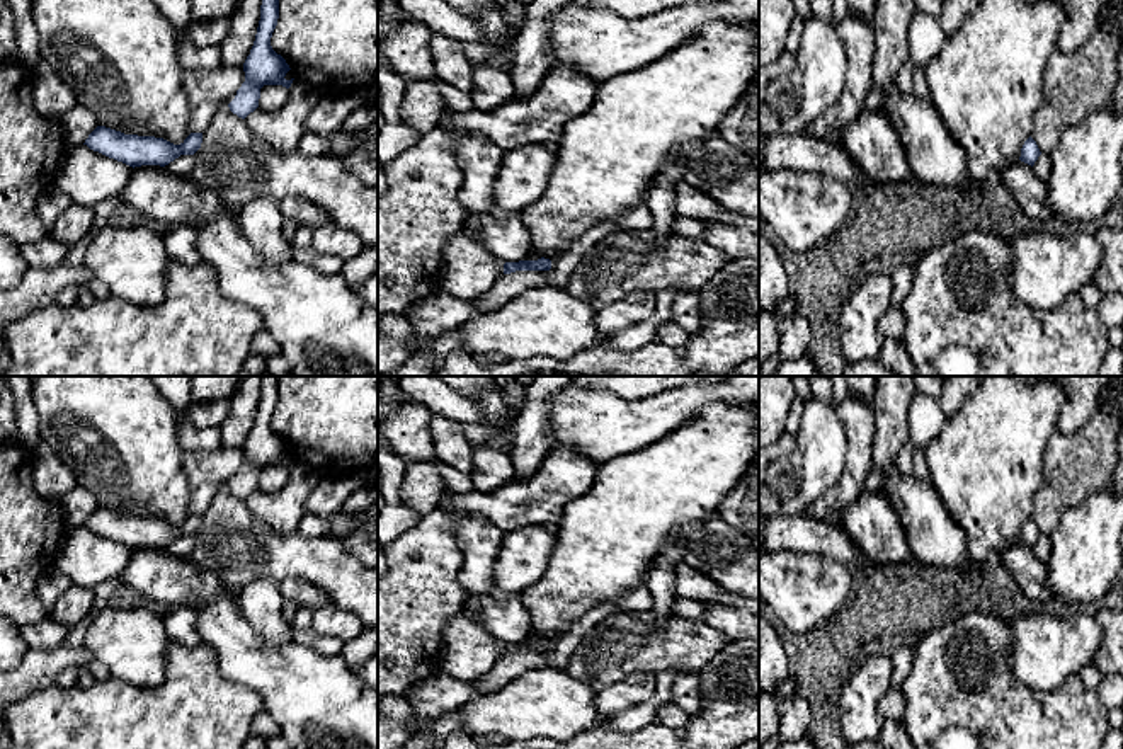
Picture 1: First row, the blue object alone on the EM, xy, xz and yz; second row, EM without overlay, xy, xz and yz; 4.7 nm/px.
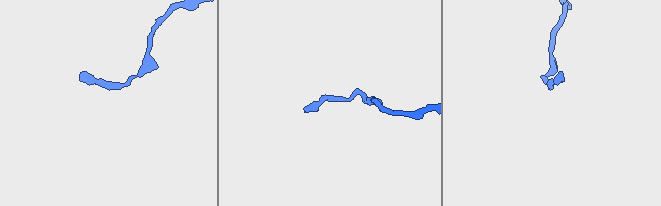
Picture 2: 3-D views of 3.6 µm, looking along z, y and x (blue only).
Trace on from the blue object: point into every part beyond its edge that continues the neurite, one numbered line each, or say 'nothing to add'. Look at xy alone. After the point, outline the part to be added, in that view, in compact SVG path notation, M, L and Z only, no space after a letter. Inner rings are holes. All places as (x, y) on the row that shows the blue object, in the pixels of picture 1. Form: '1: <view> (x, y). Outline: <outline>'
nothing to add

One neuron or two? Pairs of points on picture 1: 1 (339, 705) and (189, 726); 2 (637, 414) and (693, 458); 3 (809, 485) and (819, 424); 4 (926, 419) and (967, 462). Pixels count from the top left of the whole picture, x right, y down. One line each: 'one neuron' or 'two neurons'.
1: two neurons
2: two neurons
3: one neuron
4: two neurons

